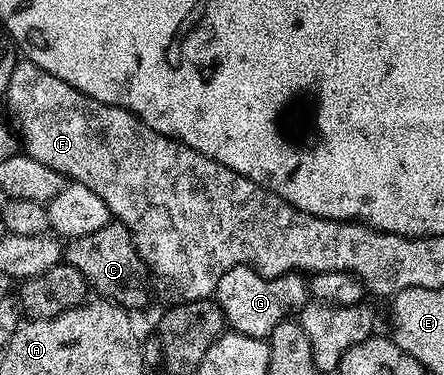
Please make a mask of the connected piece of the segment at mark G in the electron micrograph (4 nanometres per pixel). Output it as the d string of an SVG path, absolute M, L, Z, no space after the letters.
M234 265L214 288L213 300L218 302L220 311L226 316L227 326L235 333L269 338L276 323L287 320L308 300L308 281L301 272L285 273L279 277L261 277L257 269L249 265Z

